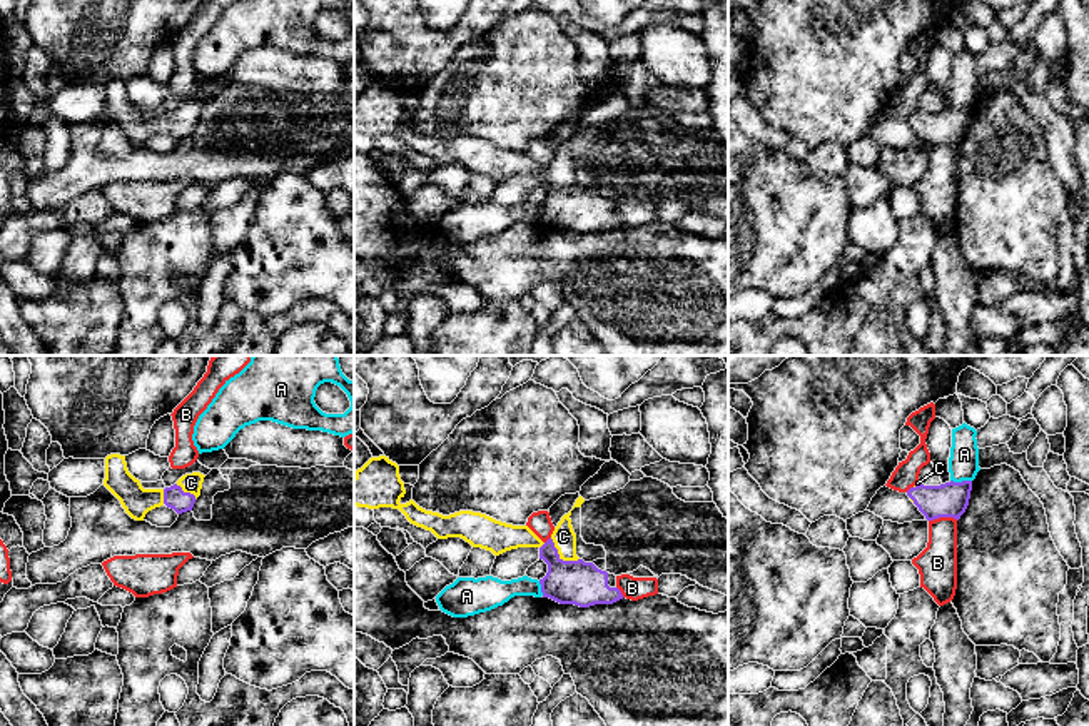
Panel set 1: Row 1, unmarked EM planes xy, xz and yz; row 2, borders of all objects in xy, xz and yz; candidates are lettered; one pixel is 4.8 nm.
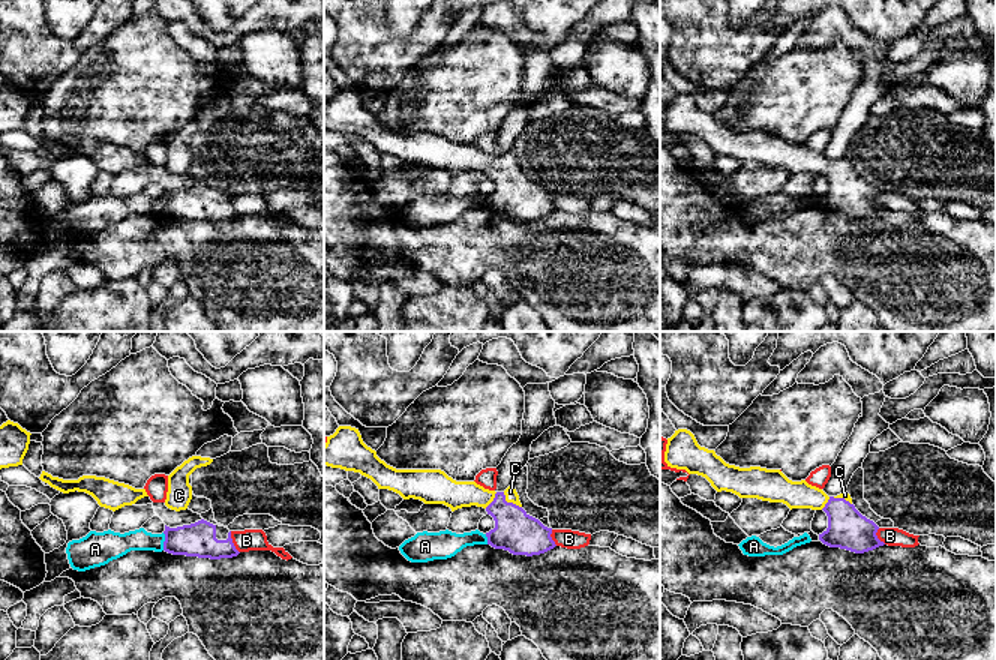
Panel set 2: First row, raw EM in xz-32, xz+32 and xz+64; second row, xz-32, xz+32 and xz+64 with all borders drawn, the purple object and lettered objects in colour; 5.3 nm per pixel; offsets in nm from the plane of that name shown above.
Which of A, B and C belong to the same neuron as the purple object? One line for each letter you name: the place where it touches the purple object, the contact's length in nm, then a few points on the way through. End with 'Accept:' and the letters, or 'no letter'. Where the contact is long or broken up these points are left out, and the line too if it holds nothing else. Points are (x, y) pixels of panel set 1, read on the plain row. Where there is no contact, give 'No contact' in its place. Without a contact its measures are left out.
C: Touches purple at xz (558, 182). Shared border 180 nm. Path across: xz (578, 209), (565, 196), (558, 182), (563, 162)
Accept: C

